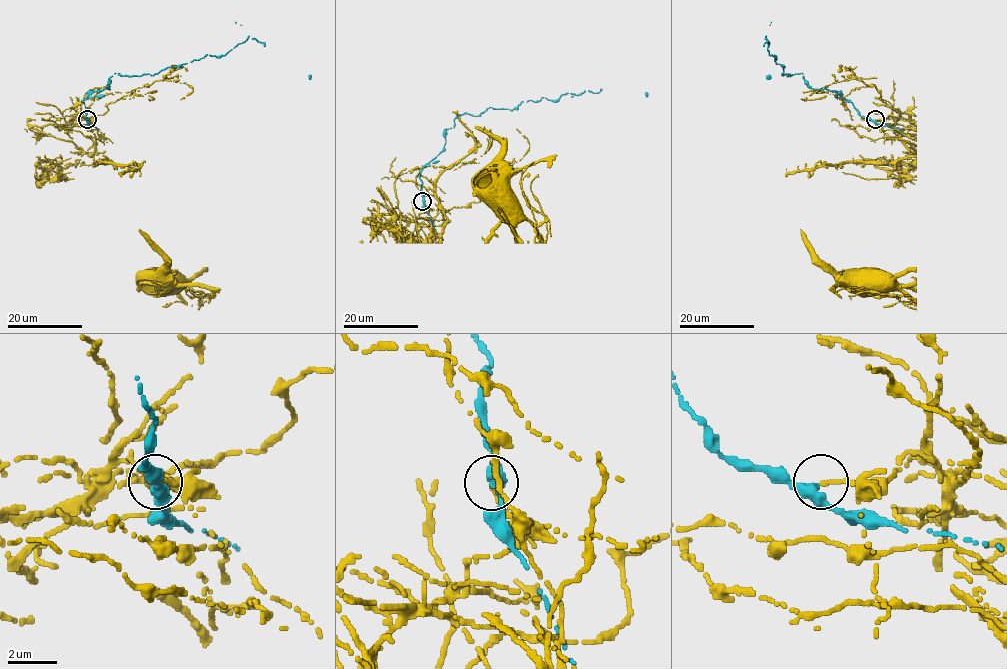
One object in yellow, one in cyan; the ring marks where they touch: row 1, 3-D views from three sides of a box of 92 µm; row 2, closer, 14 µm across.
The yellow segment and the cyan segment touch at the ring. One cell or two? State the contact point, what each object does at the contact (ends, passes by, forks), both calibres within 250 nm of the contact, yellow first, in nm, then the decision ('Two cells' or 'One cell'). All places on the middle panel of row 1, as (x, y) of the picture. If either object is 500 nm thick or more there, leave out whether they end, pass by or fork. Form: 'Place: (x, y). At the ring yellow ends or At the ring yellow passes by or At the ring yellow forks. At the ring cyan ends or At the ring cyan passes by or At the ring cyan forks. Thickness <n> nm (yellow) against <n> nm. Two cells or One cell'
Place: (422, 201). At the ring yellow ends. At the ring cyan passes by. Thickness 160 nm (yellow) against 380 nm. Two cells

